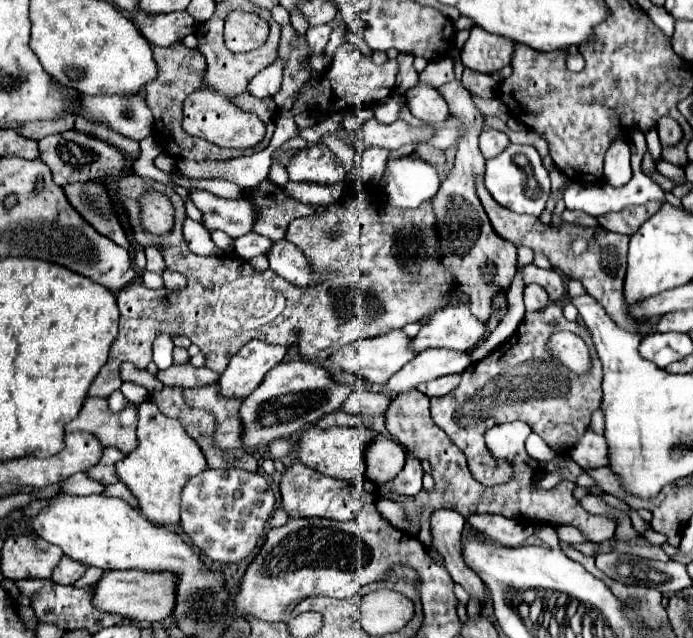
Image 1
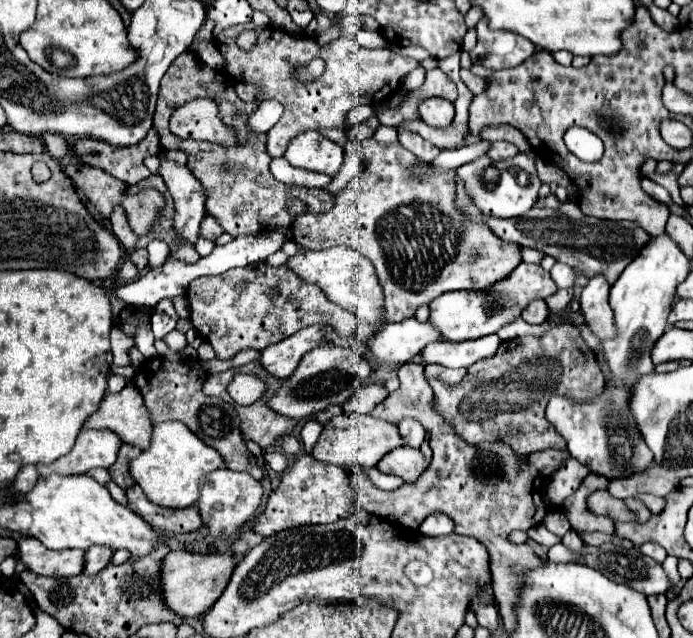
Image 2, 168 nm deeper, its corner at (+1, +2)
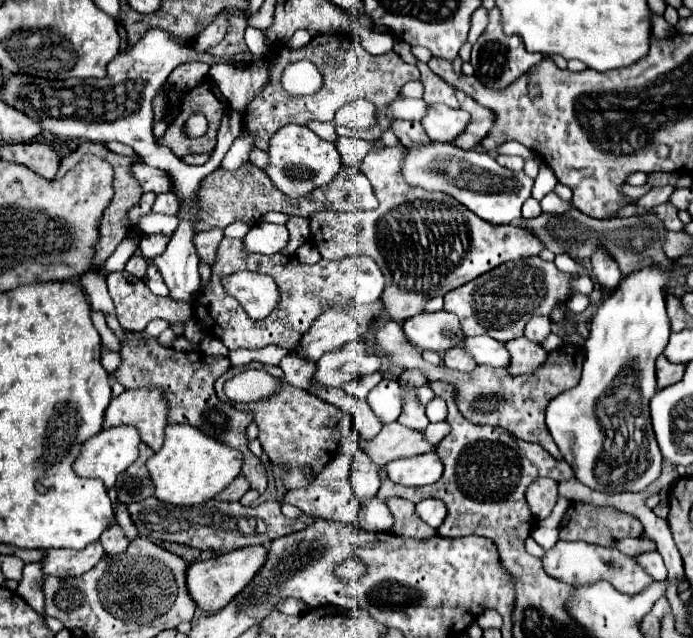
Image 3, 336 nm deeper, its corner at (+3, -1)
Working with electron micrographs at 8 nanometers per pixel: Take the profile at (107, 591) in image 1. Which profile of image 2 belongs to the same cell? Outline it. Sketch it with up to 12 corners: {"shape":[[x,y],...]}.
{"shape":[[170,550],[160,592],[174,614],[202,616],[224,592],[232,554]]}

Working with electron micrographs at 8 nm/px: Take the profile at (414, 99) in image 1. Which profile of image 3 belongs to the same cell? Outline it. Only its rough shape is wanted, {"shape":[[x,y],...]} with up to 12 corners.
{"shape":[[432,105],[422,125],[432,141],[454,141],[468,113]]}

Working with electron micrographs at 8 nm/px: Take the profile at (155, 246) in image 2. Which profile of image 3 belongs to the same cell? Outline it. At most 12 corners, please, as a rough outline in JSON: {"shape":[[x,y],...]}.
{"shape":[[150,213],[140,217],[144,233],[172,233],[176,215]]}

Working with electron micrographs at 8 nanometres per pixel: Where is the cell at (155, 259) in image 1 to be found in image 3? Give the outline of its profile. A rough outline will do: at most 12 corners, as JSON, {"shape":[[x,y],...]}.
{"shape":[[140,253],[132,255],[126,271],[136,279],[144,279],[146,261]]}

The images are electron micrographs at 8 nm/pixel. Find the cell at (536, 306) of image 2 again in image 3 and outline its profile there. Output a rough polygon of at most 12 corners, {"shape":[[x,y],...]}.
{"shape":[[532,317],[526,339],[542,345],[550,335],[548,317]]}

